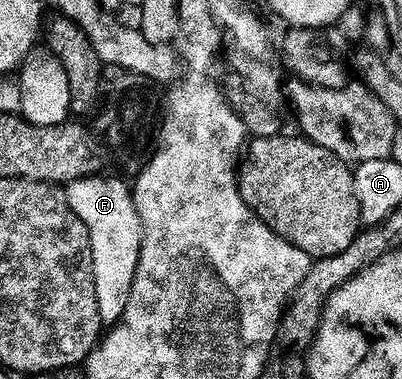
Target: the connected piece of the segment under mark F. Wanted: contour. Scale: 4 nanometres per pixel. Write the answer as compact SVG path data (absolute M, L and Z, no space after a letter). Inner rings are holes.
M92 175L67 183L66 193L70 208L86 224L94 256L94 284L98 292L98 312L101 323L115 324L124 316L138 260L142 252L142 220L138 216L133 191L120 180L110 180L103 175Z

